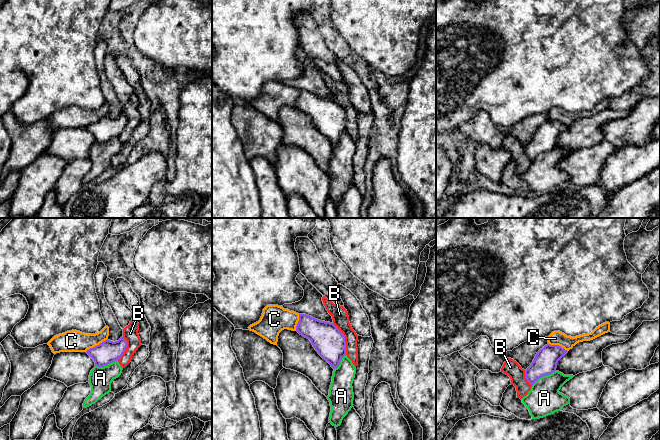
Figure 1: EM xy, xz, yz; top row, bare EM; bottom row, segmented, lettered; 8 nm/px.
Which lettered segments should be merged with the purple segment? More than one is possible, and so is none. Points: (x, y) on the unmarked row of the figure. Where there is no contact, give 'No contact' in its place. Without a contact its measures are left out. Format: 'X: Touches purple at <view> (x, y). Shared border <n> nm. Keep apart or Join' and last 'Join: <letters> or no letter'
A: Touches purple at yz (543, 151). Shared border 220 nm. Keep apart
B: Touches purple at xz (344, 115). Shared border 280 nm. Keep apart
C: Touches purple at xy (97, 121). Shared border 220 nm. Keep apart
Join: no letter

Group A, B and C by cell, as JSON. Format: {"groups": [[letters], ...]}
{"groups": [["A"], ["B"], ["C"]]}

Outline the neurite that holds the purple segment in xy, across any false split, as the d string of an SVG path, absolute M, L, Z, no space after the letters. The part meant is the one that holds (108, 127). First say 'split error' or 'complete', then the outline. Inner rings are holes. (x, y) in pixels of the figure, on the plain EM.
complete | M121 113L118 117L105 116L99 121L90 124L86 129L94 136L95 142L104 143L117 137L127 124L127 117Z

